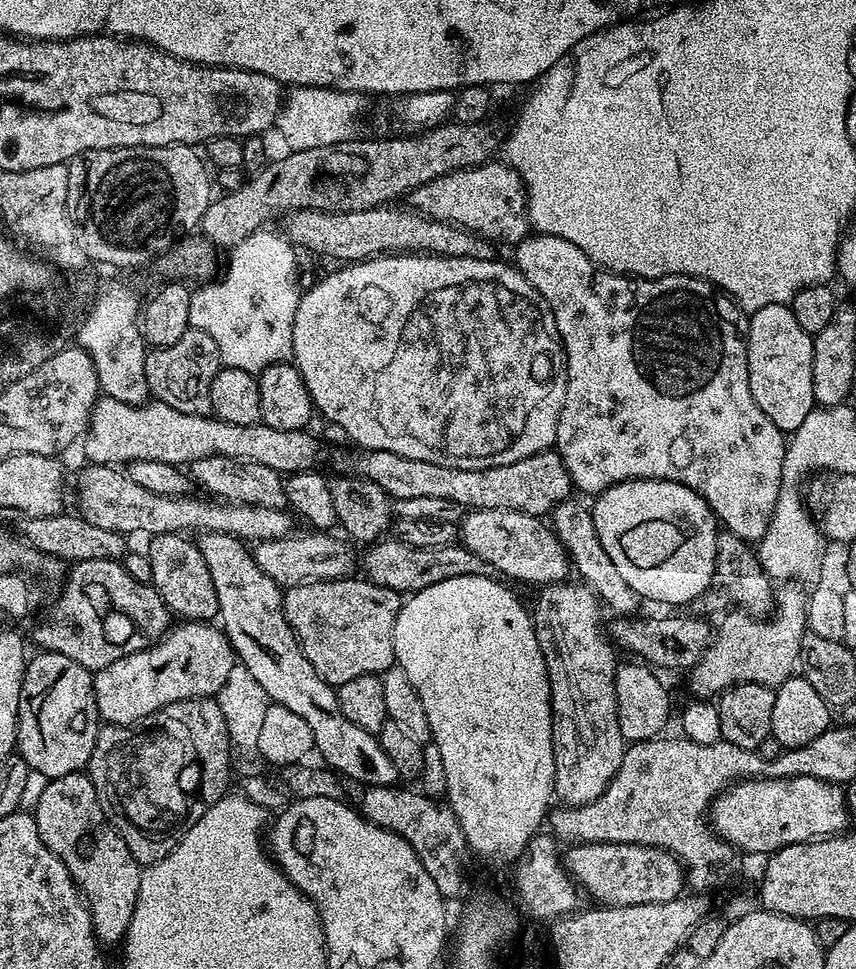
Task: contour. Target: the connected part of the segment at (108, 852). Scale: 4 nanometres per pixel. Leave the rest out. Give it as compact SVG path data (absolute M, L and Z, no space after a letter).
M87 771L71 772L59 776L57 780L49 780L46 790L42 790L42 798L38 798L34 815L42 842L46 842L49 850L64 863L66 870L70 870L70 878L80 889L80 894L90 910L92 929L97 940L104 946L119 945L130 926L130 918L134 918L142 865L137 860L135 851L131 847L128 849L127 842L112 829L112 824L108 821L109 813L98 798L94 782L89 778Z

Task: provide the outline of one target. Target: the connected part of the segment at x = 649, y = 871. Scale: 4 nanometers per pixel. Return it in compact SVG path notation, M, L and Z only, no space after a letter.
M577 843L562 859L569 876L600 906L642 906L654 902L670 902L686 888L686 869L679 858L664 848L641 844Z

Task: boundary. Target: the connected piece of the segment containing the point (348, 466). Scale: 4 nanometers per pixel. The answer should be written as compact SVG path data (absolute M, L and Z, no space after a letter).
M352 450L352 453L336 452L332 464L340 474L360 476L379 486L393 501L406 498L435 497L458 502L466 510L497 508L518 510L522 514L547 517L552 509L569 499L573 491L572 479L554 450L539 452L506 466L458 470L450 466L438 466L434 462L422 462L418 458L402 458L402 454L390 454L386 450Z

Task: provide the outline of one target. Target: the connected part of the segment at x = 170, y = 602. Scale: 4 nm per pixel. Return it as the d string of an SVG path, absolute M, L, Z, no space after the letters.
M181 533L153 535L148 541L146 555L150 562L151 585L162 598L169 612L188 622L212 622L220 615L218 590L214 590L214 578L202 558L202 550L195 539Z

